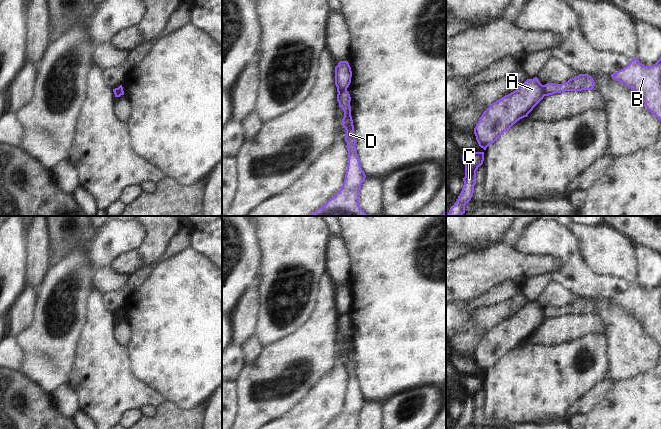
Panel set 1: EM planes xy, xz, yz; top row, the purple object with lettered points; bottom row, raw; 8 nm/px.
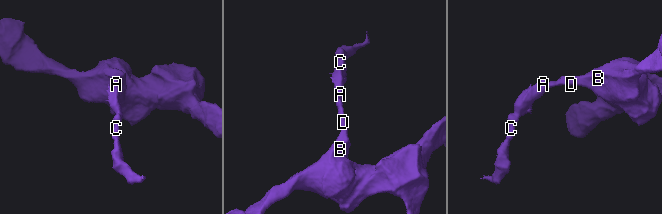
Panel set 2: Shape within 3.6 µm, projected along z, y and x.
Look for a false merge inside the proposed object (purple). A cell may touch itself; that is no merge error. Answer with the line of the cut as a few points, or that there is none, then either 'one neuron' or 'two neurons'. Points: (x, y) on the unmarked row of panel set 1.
cut yz (542, 309), (545, 319); two neurons

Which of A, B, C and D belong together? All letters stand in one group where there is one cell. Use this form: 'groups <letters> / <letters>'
groups A C / B D

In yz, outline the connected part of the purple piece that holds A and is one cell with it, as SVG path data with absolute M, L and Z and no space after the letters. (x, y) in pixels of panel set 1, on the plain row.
M535 301L527 303L515 315L492 327L474 352L479 370L486 374L517 345L527 341L544 320L543 309Z

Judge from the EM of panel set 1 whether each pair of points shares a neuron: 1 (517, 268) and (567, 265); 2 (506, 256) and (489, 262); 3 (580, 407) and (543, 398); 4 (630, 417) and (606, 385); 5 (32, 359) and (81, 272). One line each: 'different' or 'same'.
1: different
2: same
3: different
4: different
5: same

